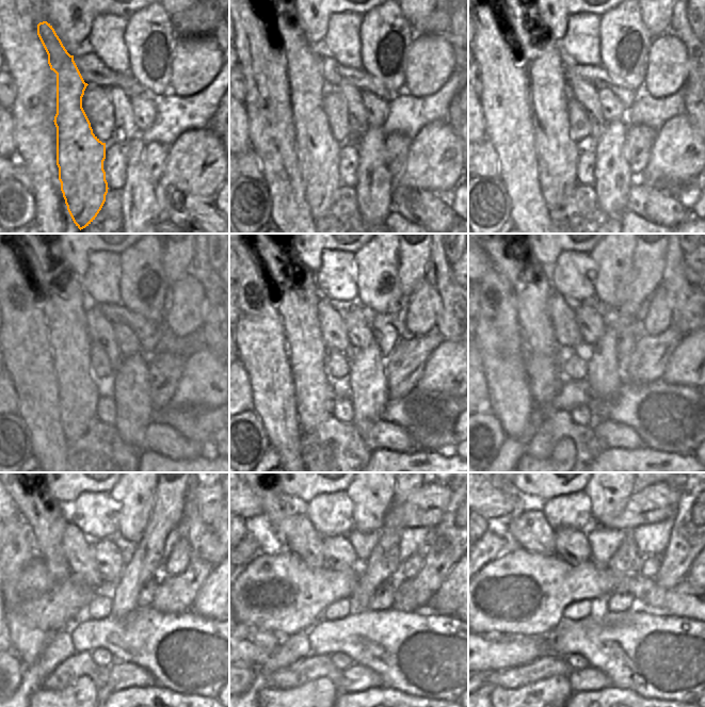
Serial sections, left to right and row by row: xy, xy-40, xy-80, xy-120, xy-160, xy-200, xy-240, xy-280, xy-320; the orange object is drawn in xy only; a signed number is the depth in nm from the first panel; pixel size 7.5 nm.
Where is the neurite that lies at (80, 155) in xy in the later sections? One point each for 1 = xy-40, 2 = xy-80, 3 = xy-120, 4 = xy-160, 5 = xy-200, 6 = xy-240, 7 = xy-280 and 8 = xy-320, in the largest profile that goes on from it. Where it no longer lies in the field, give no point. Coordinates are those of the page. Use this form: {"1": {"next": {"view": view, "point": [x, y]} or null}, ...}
{"1": {"next": {"view": "xy-40", "point": [318, 153]}}, "2": {"next": {"view": "xy-80", "point": [557, 153]}}, "3": {"next": {"view": "xy-120", "point": [64, 306]}}, "4": {"next": {"view": "xy-160", "point": [293, 287]}}, "5": {"next": {"view": "xy-200", "point": [530, 286]}}, "6": {"next": {"view": "xy-240", "point": [48, 523]}}, "7": {"next": {"view": "xy-280", "point": [273, 509]}}, "8": {"next": {"view": "xy-320", "point": [517, 509]}}}

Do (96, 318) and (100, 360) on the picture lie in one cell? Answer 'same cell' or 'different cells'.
different cells

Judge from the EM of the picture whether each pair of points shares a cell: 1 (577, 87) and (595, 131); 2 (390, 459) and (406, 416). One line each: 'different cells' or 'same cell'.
1: same cell
2: different cells

